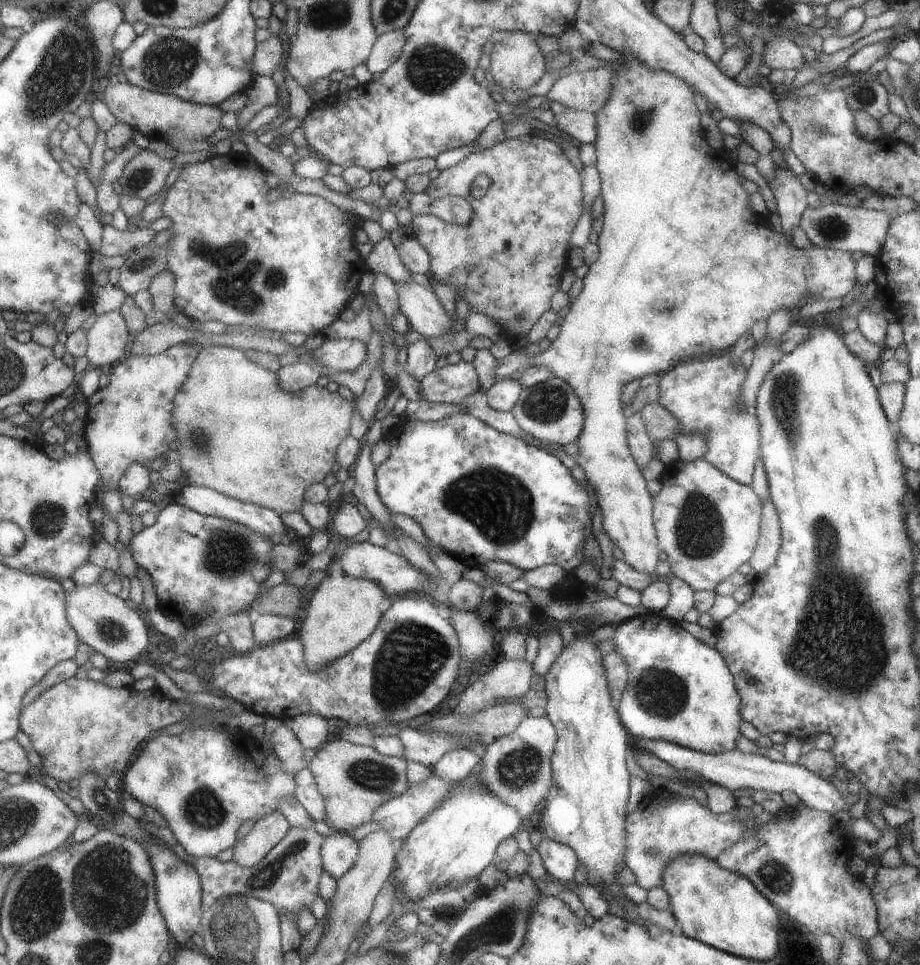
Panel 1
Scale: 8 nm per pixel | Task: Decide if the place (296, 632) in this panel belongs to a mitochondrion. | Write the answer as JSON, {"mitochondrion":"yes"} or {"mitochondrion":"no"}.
{"mitochondrion":"no"}

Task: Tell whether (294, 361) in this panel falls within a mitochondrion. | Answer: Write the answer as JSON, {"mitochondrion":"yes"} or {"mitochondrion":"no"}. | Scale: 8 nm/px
{"mitochondrion":"no"}

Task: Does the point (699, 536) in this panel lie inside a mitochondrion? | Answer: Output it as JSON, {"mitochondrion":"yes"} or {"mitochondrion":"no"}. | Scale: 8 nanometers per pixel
{"mitochondrion":"yes"}

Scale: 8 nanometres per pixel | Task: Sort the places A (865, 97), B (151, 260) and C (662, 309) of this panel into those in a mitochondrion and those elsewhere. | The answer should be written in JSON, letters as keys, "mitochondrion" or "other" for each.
{"A":"mitochondrion","B":"mitochondrion","C":"mitochondrion"}

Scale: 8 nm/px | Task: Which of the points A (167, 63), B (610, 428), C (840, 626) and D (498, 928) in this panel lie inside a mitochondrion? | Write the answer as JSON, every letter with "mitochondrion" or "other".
{"A":"mitochondrion","B":"other","C":"mitochondrion","D":"mitochondrion"}

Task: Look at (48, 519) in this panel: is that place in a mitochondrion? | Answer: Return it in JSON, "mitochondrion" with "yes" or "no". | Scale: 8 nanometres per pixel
{"mitochondrion":"yes"}

